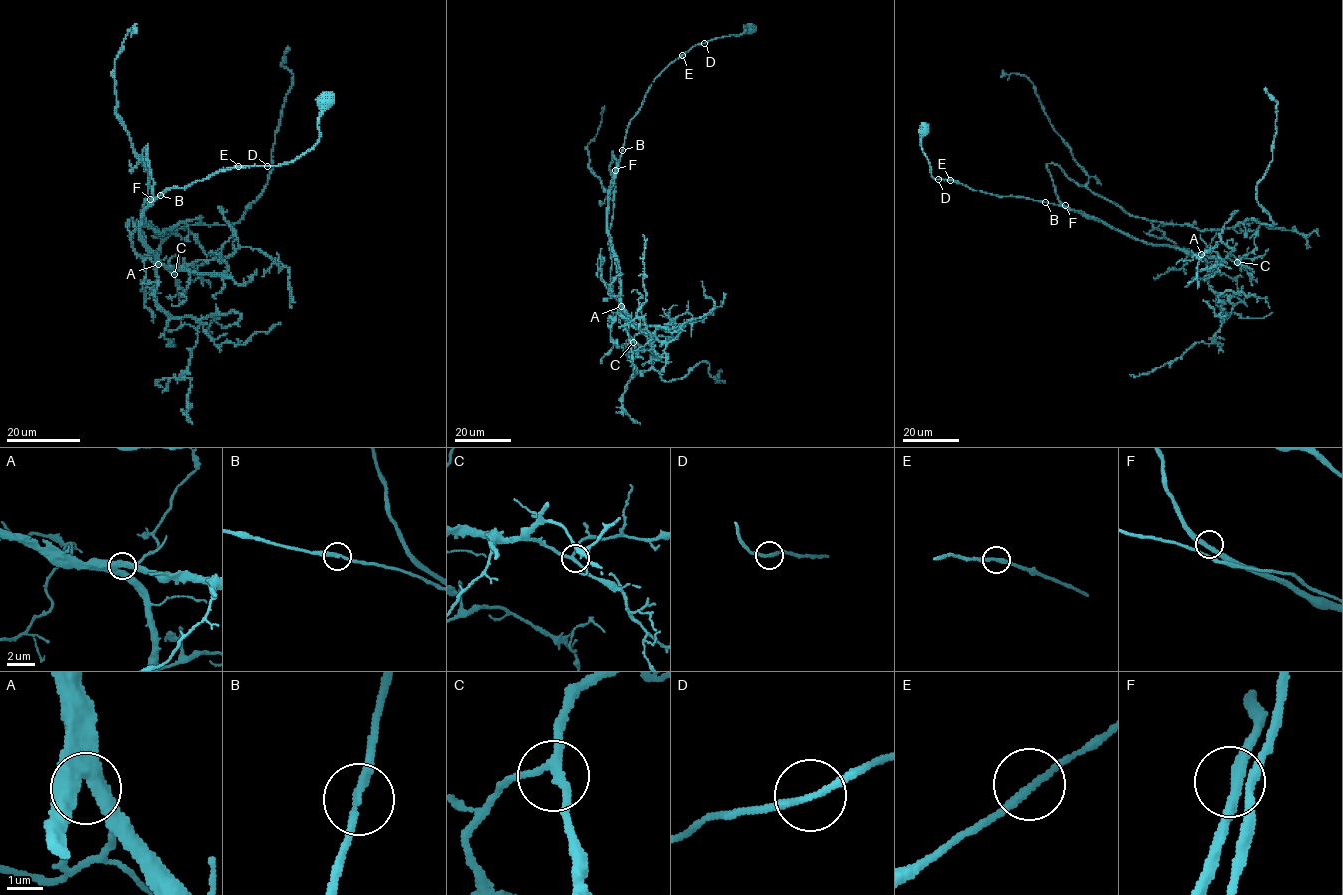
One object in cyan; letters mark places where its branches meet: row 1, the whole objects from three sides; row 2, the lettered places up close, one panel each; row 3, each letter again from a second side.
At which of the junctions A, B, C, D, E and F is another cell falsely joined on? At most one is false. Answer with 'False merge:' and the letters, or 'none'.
False merge: none

